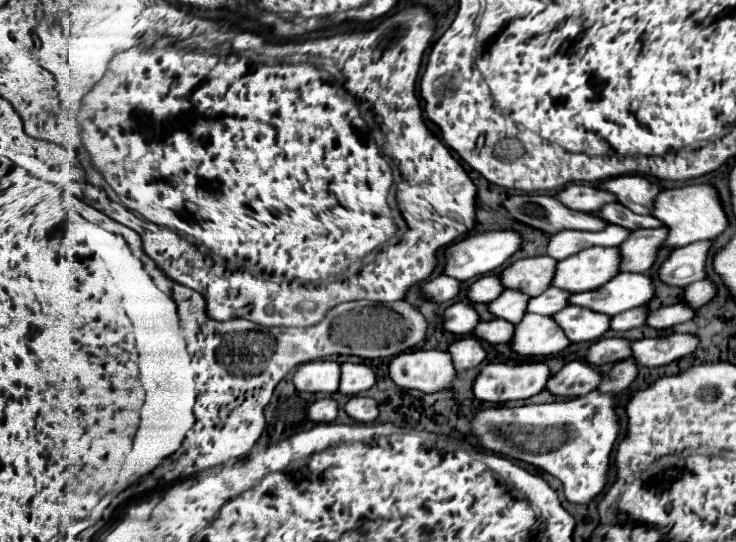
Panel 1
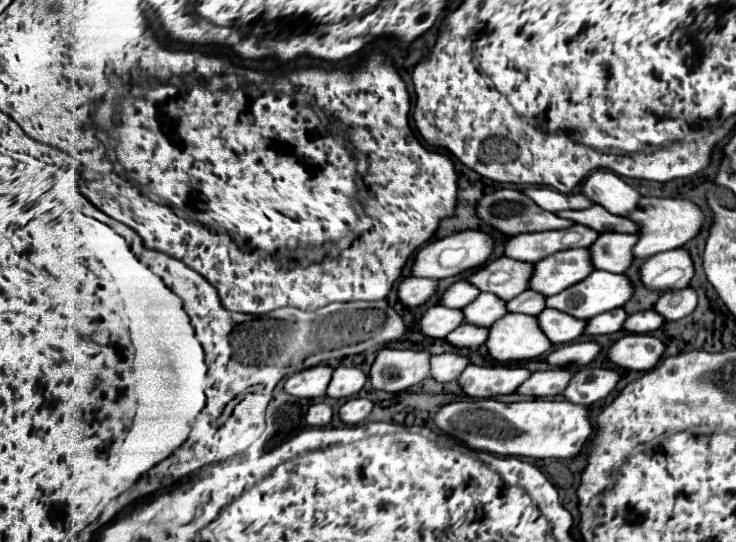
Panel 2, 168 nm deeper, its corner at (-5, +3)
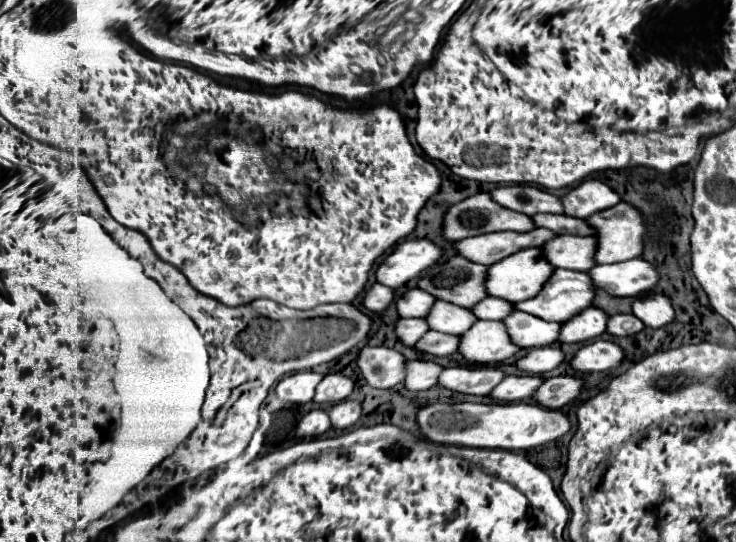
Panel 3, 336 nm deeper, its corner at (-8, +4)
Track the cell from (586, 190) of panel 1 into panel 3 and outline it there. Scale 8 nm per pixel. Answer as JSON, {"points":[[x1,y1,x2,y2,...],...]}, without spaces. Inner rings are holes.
{"points":[[528,184,496,188,490,194,498,204,504,204,504,208,512,208,528,216,534,216,538,212,552,212,552,214,564,212,564,206,558,196,546,190,540,190,536,186,528,186]]}

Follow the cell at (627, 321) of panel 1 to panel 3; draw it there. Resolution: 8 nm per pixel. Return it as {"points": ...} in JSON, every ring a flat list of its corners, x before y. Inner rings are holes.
{"points":[[588,308,582,316,574,316,572,320,564,322,558,342,586,342,602,336,606,332,608,314,602,308]]}

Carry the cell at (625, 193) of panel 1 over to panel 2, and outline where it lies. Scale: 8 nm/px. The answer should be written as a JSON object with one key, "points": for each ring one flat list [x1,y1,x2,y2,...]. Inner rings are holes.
{"points":[[609,171,591,173,585,179,581,193,613,215,631,213,637,207,637,201,641,199,641,195,631,189,631,185,627,185,621,177]]}

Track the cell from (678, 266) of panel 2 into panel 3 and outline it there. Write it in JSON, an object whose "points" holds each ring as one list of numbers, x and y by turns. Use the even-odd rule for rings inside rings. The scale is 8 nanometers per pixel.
{"points":[[642,258,618,264,600,264,588,274,596,280,596,288,604,288,614,296,640,296,654,290,660,282,658,266]]}

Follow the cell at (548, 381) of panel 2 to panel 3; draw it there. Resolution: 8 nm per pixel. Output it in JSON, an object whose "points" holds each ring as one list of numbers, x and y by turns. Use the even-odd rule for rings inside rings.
{"points":[[506,376,490,396,500,402,520,402,532,396,542,382,542,376]]}

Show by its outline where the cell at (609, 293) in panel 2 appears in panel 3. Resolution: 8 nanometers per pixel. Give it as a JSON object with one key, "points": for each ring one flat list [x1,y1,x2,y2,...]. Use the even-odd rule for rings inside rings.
{"points":[[558,270,556,276,548,280,540,296,516,304,516,310,540,316,544,320,564,322,594,306,594,300,596,286,586,272]]}

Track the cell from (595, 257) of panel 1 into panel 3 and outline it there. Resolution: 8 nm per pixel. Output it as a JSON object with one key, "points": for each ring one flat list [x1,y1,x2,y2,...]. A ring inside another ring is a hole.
{"points":[[528,248,488,268,488,294,514,302,538,296,558,268,544,260,540,248]]}

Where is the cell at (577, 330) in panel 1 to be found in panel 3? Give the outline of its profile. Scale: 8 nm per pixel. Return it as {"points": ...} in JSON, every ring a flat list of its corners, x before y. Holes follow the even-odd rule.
{"points":[[514,312,504,320,508,324,508,332,512,332,512,340,516,340,522,348,540,348,552,346,560,336,560,322,548,322,538,316,526,312]]}

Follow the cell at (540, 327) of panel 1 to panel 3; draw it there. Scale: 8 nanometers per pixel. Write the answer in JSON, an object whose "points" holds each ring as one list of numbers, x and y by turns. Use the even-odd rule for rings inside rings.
{"points":[[480,320,462,334,460,354,470,362,502,364,522,348,510,340,508,328,500,320]]}

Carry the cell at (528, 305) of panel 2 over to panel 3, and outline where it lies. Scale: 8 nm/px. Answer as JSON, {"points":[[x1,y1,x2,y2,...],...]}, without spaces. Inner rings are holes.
{"points":[[486,298,472,306,472,310,480,320,504,320,514,312,514,302,504,298]]}

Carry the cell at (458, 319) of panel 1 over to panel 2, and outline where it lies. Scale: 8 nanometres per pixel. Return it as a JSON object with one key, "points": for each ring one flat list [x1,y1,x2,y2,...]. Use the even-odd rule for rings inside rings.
{"points":[[435,305,435,307,429,307,421,315,421,319,417,321,417,327,425,337,443,339,447,333,451,333,461,323,463,323,461,309,449,309,449,307]]}

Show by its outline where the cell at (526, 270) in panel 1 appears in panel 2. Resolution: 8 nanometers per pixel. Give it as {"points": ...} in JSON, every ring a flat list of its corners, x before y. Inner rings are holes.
{"points":[[499,257,487,261,485,265,481,265,481,269,469,273,465,281,477,287,479,291,487,291,503,301,509,301,517,297,517,293,523,293,527,289,531,267,533,267,531,263]]}

